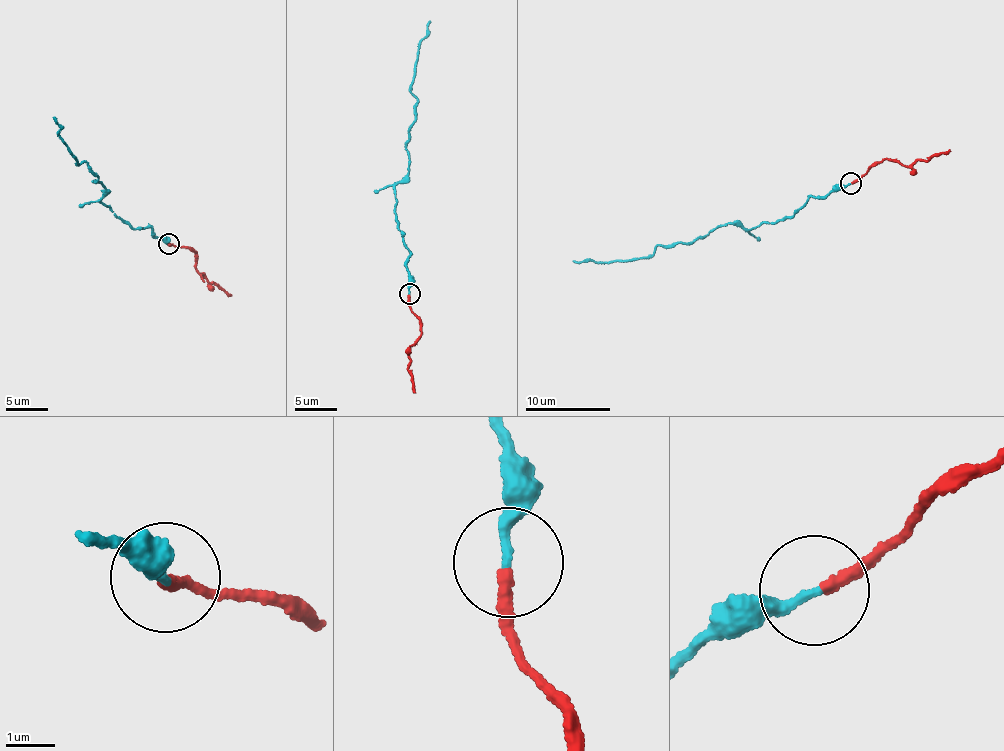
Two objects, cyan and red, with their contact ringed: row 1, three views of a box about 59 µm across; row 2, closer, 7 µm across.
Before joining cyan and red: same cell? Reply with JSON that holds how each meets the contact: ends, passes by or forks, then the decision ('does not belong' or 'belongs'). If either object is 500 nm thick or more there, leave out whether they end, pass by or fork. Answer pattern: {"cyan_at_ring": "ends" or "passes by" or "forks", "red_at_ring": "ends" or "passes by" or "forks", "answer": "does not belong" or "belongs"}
{"cyan_at_ring": "ends", "red_at_ring": "ends", "answer": "belongs"}

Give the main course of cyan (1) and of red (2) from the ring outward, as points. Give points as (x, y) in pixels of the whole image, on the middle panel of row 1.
1: (409, 294), (409, 250), (397, 229), (395, 187), (407, 172), (417, 98), (411, 87), (419, 41), (430, 21)
2: (409, 294), (411, 306), (420, 320), (419, 336), (409, 351), (415, 391)

